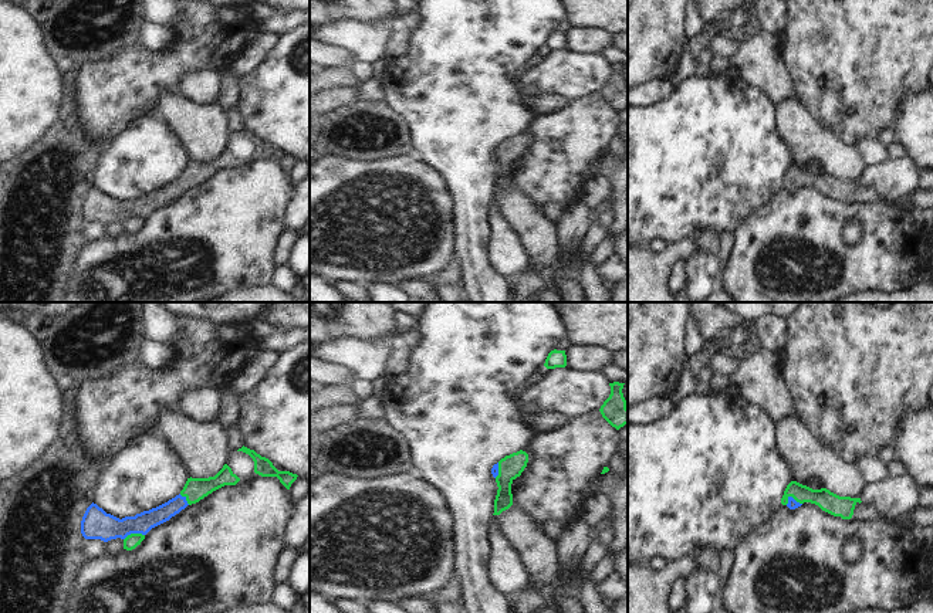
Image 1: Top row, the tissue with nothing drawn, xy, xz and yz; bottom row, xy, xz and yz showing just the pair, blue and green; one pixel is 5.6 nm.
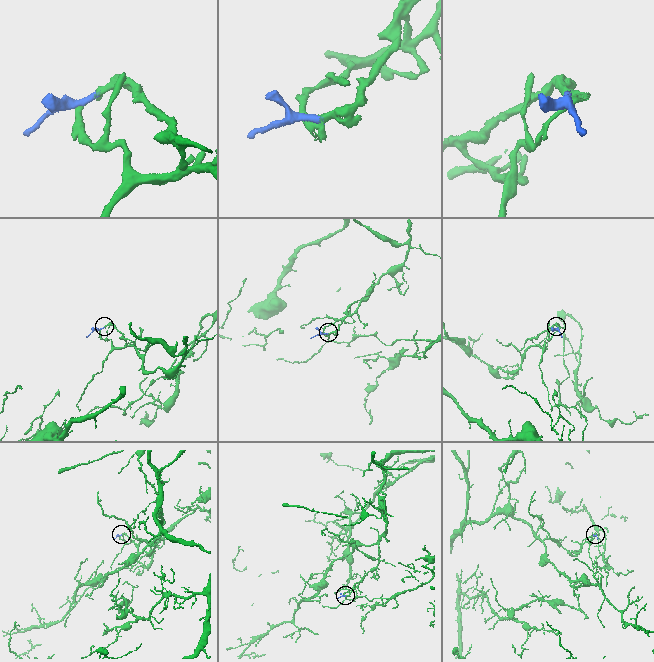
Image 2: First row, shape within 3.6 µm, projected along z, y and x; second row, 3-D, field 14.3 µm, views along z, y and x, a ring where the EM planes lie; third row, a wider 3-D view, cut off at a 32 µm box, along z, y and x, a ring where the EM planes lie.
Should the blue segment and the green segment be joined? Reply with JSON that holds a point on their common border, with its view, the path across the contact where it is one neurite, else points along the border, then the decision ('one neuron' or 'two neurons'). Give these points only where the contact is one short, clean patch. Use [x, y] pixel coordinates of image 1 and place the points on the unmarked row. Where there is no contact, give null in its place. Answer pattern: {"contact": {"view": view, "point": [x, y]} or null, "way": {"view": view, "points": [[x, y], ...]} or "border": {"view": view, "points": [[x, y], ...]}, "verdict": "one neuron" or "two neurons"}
{"contact": {"view": "xy", "point": [134, 214]}, "verdict": "one neuron"}

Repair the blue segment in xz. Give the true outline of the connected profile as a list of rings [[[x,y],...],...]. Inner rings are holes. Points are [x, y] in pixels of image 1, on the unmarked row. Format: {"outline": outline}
{"outline": [[[523,132],[506,138],[493,148],[491,156],[497,165],[497,177],[494,182],[494,196],[500,197],[513,187],[511,166],[521,158],[528,145],[528,136]]]}

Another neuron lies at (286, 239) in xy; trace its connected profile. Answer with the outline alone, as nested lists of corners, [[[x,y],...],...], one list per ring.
[[[284,228],[275,241],[274,251],[273,251],[273,261],[275,265],[285,264],[288,261],[288,255],[291,251],[291,247],[298,237],[300,231]]]

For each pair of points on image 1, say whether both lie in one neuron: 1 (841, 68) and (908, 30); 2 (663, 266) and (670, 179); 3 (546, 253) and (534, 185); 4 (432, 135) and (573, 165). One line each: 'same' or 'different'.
1: same
2: different
3: different
4: different

